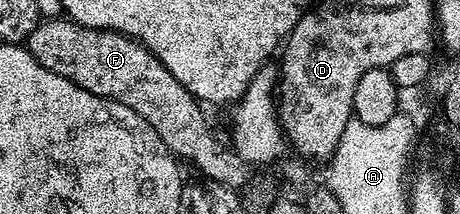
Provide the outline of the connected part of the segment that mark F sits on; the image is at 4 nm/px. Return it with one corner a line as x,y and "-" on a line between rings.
48,17
32,30
26,46
34,61
50,69
50,73
58,73
58,77
66,77
66,81
98,97
113,99
126,105
126,109
134,109
134,113
162,137
172,154
181,160
189,159
204,173
205,180
237,189
247,188
253,182
253,164
238,157
225,140
223,143
216,139
208,128
205,108
193,99
186,85
158,61
153,51
148,51
144,44
129,35
87,27
67,17

